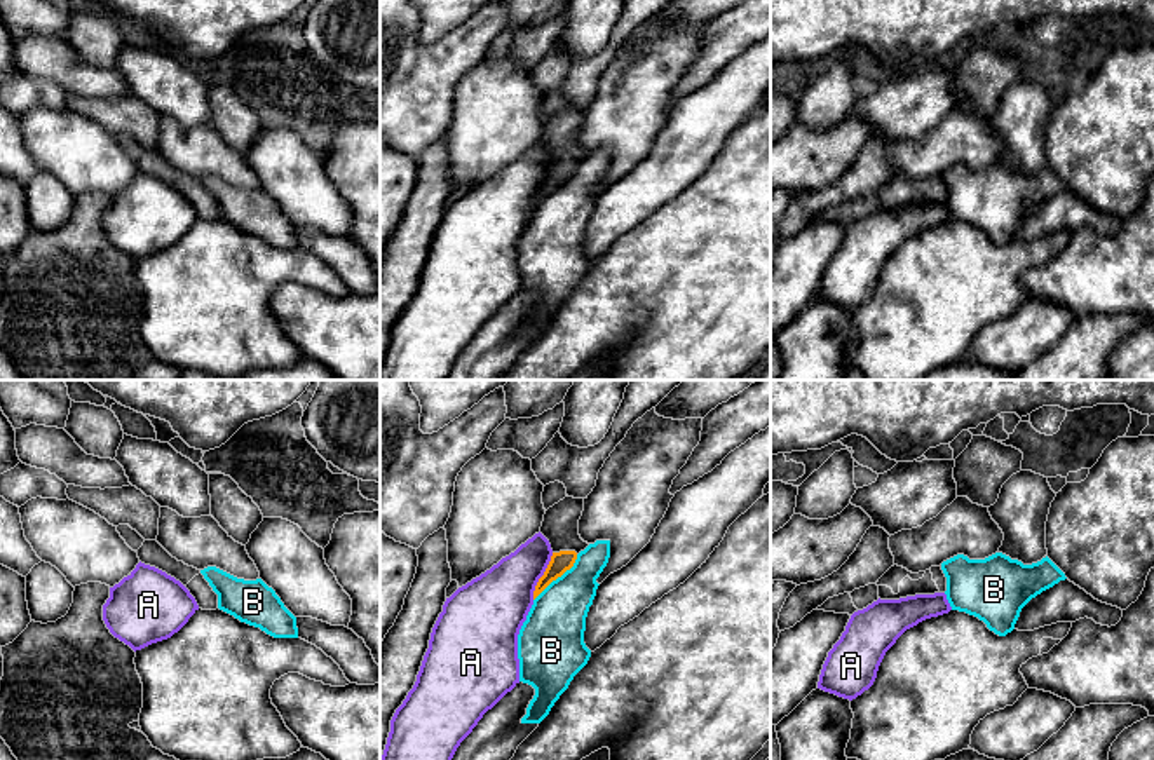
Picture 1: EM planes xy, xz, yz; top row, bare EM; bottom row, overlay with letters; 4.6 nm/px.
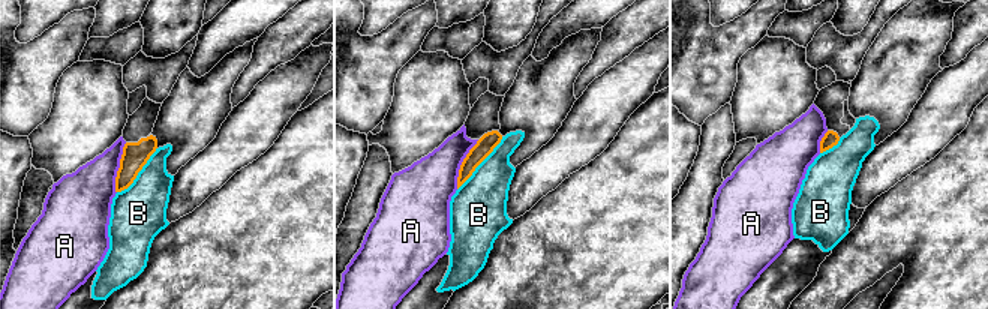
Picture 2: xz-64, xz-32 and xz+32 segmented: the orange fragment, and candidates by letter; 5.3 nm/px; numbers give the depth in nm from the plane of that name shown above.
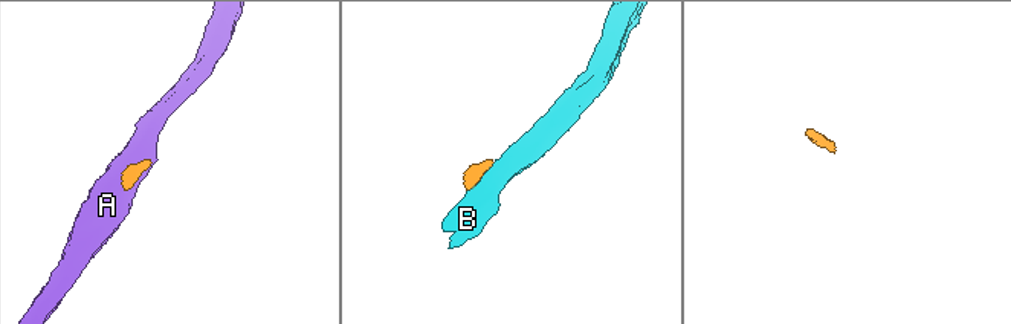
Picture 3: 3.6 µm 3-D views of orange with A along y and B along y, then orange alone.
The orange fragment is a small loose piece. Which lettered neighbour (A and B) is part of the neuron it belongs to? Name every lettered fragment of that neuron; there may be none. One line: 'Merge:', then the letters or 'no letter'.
Merge: no letter

